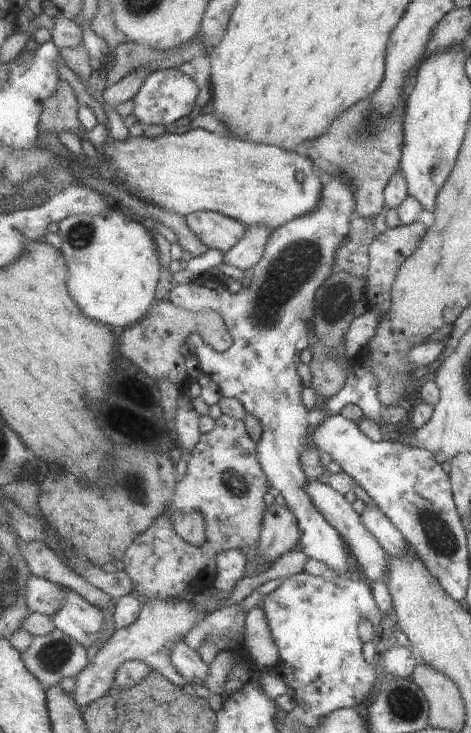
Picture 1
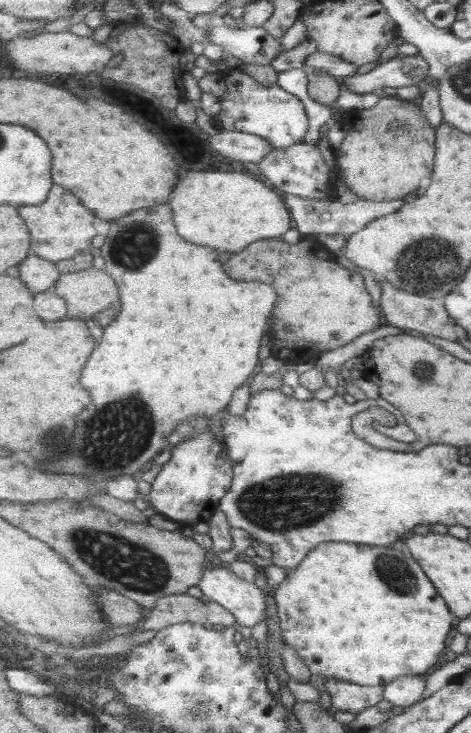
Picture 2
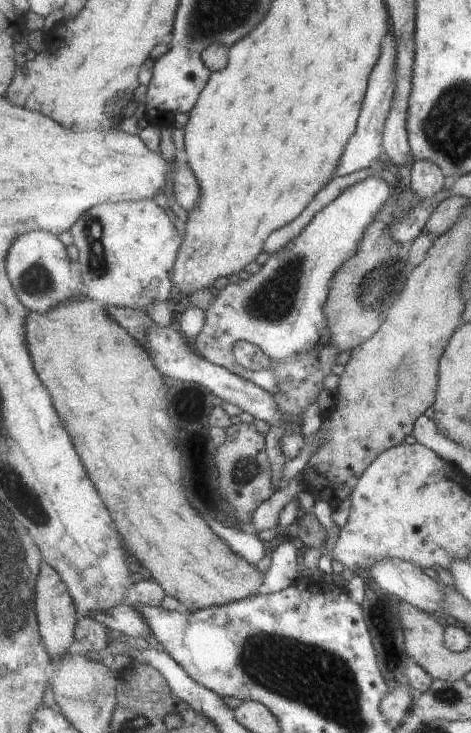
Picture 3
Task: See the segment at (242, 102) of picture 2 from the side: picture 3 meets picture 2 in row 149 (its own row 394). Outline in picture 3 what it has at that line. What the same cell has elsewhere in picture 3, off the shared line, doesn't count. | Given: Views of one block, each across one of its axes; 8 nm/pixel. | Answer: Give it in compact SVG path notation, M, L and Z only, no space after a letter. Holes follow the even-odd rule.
M384 155L377 160L372 167L376 169L374 174L369 174L365 179L349 186L335 200L317 212L297 237L267 258L256 274L243 281L231 279L229 284L218 291L213 304L205 311L206 324L195 341L195 349L201 357L244 380L256 383L271 394L282 394L276 369L280 365L301 359L316 347L327 345L331 341L328 316L324 309L330 298L333 278L353 256L357 255L369 226L376 222L377 216L394 198L392 194L394 186L381 176L381 171L385 170L385 159ZM241 341L251 342L262 349L275 365L271 369L239 365L234 352L236 344Z

